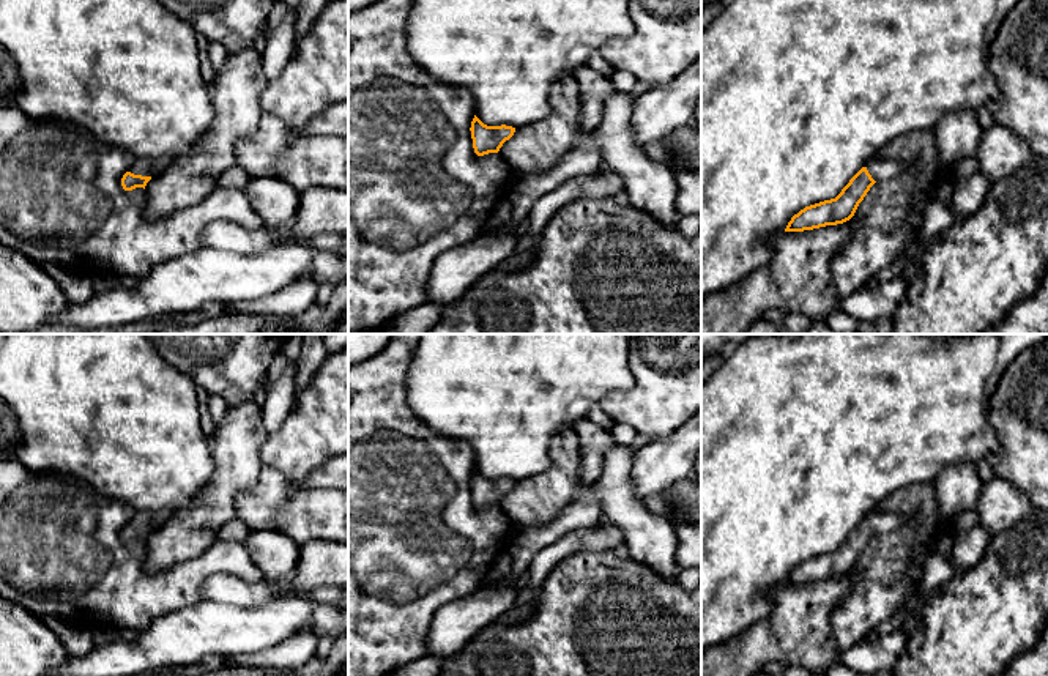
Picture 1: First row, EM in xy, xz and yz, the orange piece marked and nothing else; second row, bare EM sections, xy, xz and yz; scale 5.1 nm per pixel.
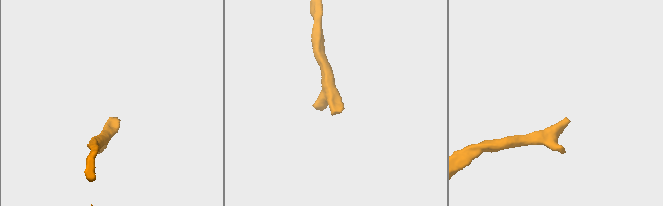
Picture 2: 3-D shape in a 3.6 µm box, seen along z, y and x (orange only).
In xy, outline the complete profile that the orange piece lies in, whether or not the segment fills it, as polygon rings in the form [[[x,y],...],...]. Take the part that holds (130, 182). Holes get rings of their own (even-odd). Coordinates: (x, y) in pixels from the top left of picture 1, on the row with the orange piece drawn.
[[[136,159],[132,167],[123,175],[121,186],[124,191],[143,188],[147,183],[167,167],[167,159]]]

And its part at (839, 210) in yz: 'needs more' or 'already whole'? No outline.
needs more

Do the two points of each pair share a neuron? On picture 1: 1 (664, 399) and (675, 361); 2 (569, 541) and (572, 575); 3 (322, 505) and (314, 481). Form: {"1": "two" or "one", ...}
{"1": "one", "2": "two", "3": "two"}

